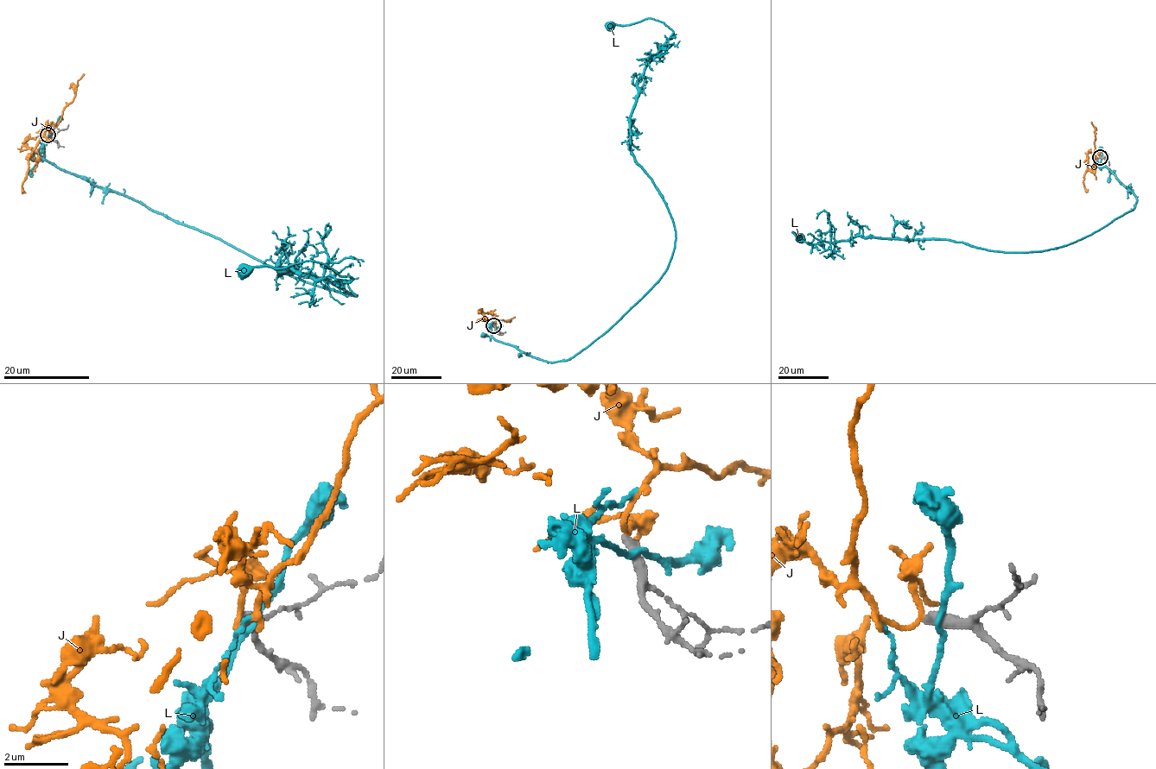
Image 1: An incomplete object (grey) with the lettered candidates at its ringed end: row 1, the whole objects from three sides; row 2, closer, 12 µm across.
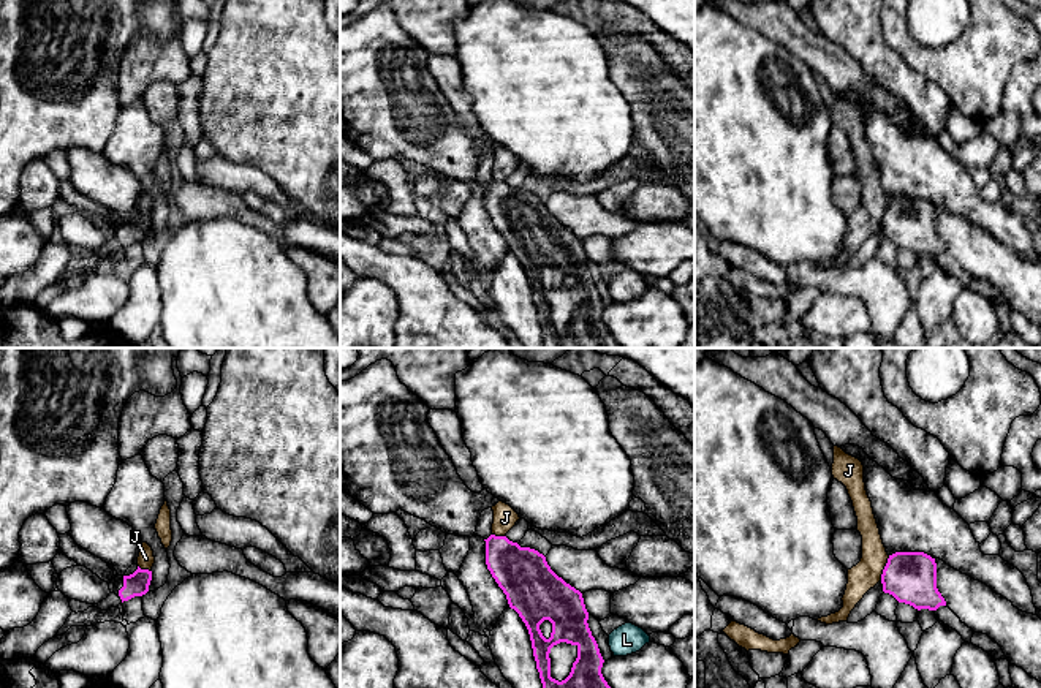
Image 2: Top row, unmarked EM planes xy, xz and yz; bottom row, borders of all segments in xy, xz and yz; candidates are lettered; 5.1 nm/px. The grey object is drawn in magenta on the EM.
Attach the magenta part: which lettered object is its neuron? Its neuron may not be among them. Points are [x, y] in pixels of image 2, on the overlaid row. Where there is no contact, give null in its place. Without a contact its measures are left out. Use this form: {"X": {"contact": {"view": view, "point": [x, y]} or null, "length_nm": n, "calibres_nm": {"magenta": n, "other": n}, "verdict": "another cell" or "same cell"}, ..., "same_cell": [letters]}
{"J": {"contact": {"view": "yz", "point": [885, 568]}, "length_nm": 140, "calibres_nm": {"magenta": 260, "other": 150}, "verdict": "another cell"}, "L": {"contact": null, "verdict": "another cell"}, "same_cell": []}

